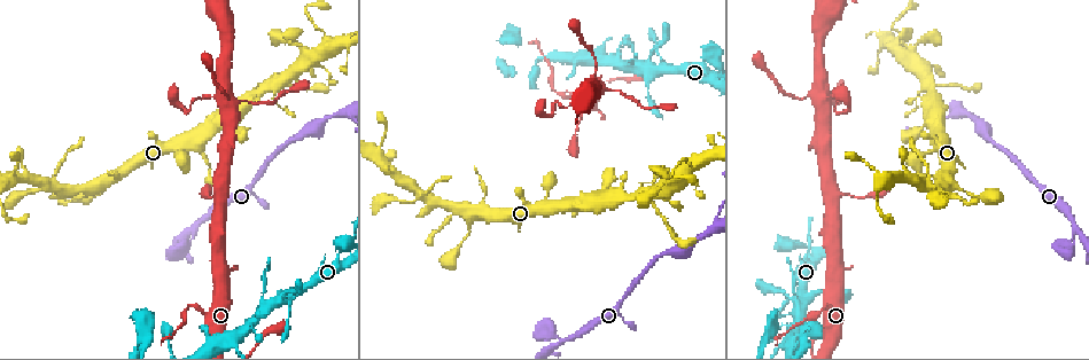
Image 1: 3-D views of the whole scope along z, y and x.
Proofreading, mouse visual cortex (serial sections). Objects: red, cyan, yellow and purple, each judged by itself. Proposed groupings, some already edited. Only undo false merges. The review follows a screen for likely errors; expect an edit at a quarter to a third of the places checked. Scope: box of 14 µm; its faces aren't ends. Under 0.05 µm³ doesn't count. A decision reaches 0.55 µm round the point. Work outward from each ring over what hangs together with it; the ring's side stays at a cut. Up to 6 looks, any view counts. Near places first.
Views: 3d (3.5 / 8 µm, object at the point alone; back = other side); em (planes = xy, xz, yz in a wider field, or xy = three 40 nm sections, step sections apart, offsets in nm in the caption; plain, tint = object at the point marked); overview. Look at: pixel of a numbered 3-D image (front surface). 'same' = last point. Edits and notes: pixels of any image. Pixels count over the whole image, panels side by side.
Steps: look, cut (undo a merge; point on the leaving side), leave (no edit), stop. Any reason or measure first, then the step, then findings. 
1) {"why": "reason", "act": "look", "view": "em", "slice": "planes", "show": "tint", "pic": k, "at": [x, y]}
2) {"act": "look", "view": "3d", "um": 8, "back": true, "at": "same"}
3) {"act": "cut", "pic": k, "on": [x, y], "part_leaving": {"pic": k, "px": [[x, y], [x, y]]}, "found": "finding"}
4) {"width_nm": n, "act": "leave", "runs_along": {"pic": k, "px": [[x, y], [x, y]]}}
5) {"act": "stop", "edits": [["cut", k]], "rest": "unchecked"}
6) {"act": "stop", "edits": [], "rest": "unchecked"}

{"why": "looks like a crossing", "act": "look", "view": "3d", "um": 3.5, "pic": 1, "at": [653, 72]}

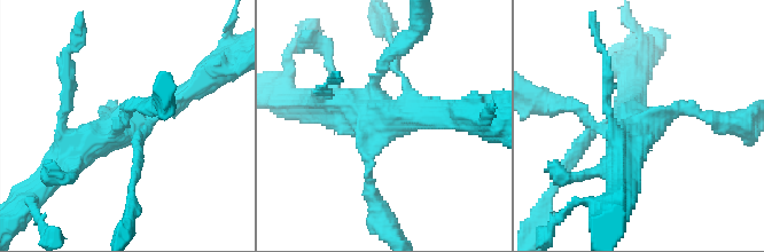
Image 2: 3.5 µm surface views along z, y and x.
{"act": "look", "view": "em", "slice": "xy", "step": 1, "show": "plain", "pic": 2, "at": [635, 123]}

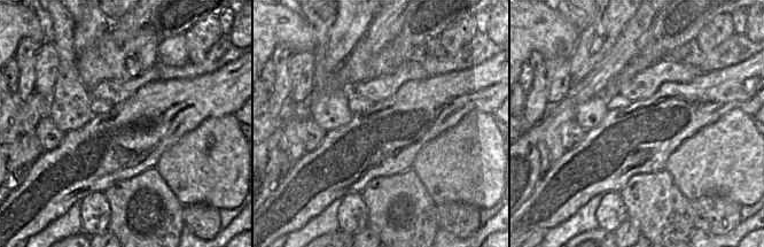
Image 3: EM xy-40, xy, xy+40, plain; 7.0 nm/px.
{"why": "with the object marked", "act": "look", "view": "em", "slice": "xy", "step": 1, "show": "tint", "at": "same"}

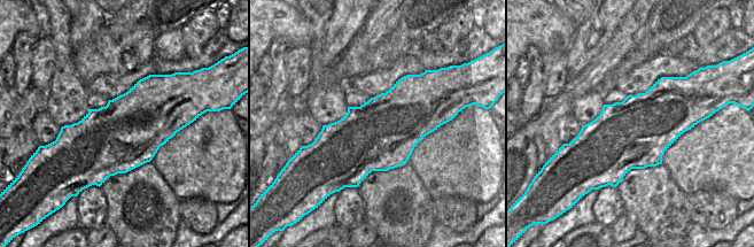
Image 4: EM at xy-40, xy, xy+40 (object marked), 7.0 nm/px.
{"act": "leave", "runs_along": {"pic": 2, "px": [[193, 87], [130, 118], [65, 164]]}, "found": "all the same cell"}

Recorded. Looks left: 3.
{"why": "thick turns thin", "act": "look", "view": "3d", "um": 8, "pic": 1, "at": [249, 102]}

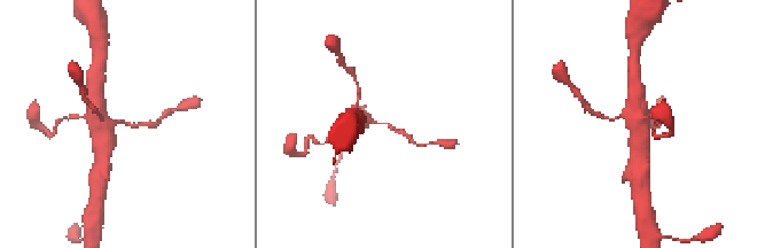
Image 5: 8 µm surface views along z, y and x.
{"act": "look", "view": "em", "slice": "planes", "show": "tint", "pic": 5, "at": [382, 123]}

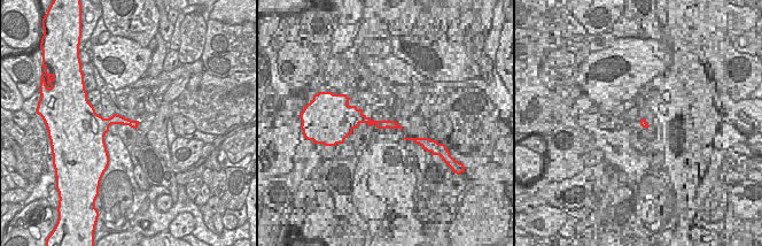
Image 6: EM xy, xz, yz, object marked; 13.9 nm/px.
{"act": "leave", "runs_along": {"pic": 5, "px": [[359, 122], [385, 123], [408, 138]]}, "found": "continuous, no second cell"}

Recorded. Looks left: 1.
{"act": "stop", "edits": [], "rest": "unchecked"}

